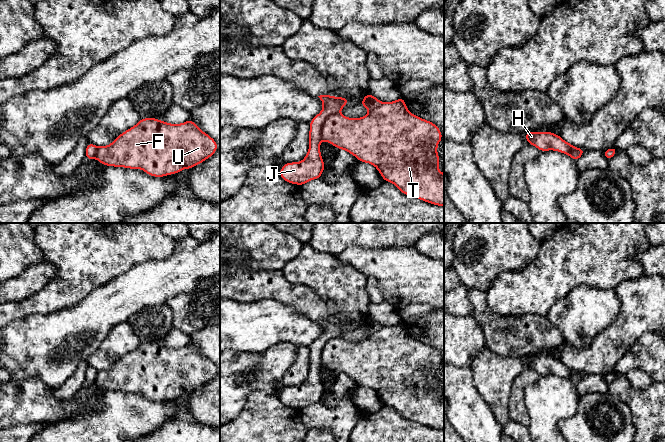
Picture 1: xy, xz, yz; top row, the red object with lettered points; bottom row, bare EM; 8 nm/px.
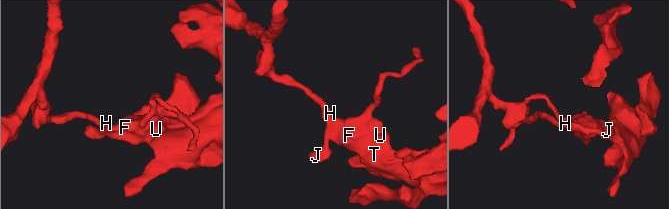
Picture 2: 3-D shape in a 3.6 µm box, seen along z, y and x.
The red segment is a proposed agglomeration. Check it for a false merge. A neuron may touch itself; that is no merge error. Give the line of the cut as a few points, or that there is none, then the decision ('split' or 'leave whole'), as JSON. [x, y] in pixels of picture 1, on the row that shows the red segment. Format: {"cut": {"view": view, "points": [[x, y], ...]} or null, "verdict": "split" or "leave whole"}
{"cut": {"view": "xz", "points": [[337, 113], [332, 113], [323, 123], [321, 139]]}, "verdict": "split"}

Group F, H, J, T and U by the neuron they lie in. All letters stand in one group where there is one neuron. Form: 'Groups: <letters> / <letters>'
Groups: F T U / H J

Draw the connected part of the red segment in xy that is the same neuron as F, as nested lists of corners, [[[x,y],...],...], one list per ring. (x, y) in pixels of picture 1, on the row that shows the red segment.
[[[141,118],[110,145],[98,147],[96,159],[105,166],[141,169],[150,176],[165,177],[199,165],[210,158],[217,148],[216,141],[191,119],[181,124],[171,124],[157,118]]]

